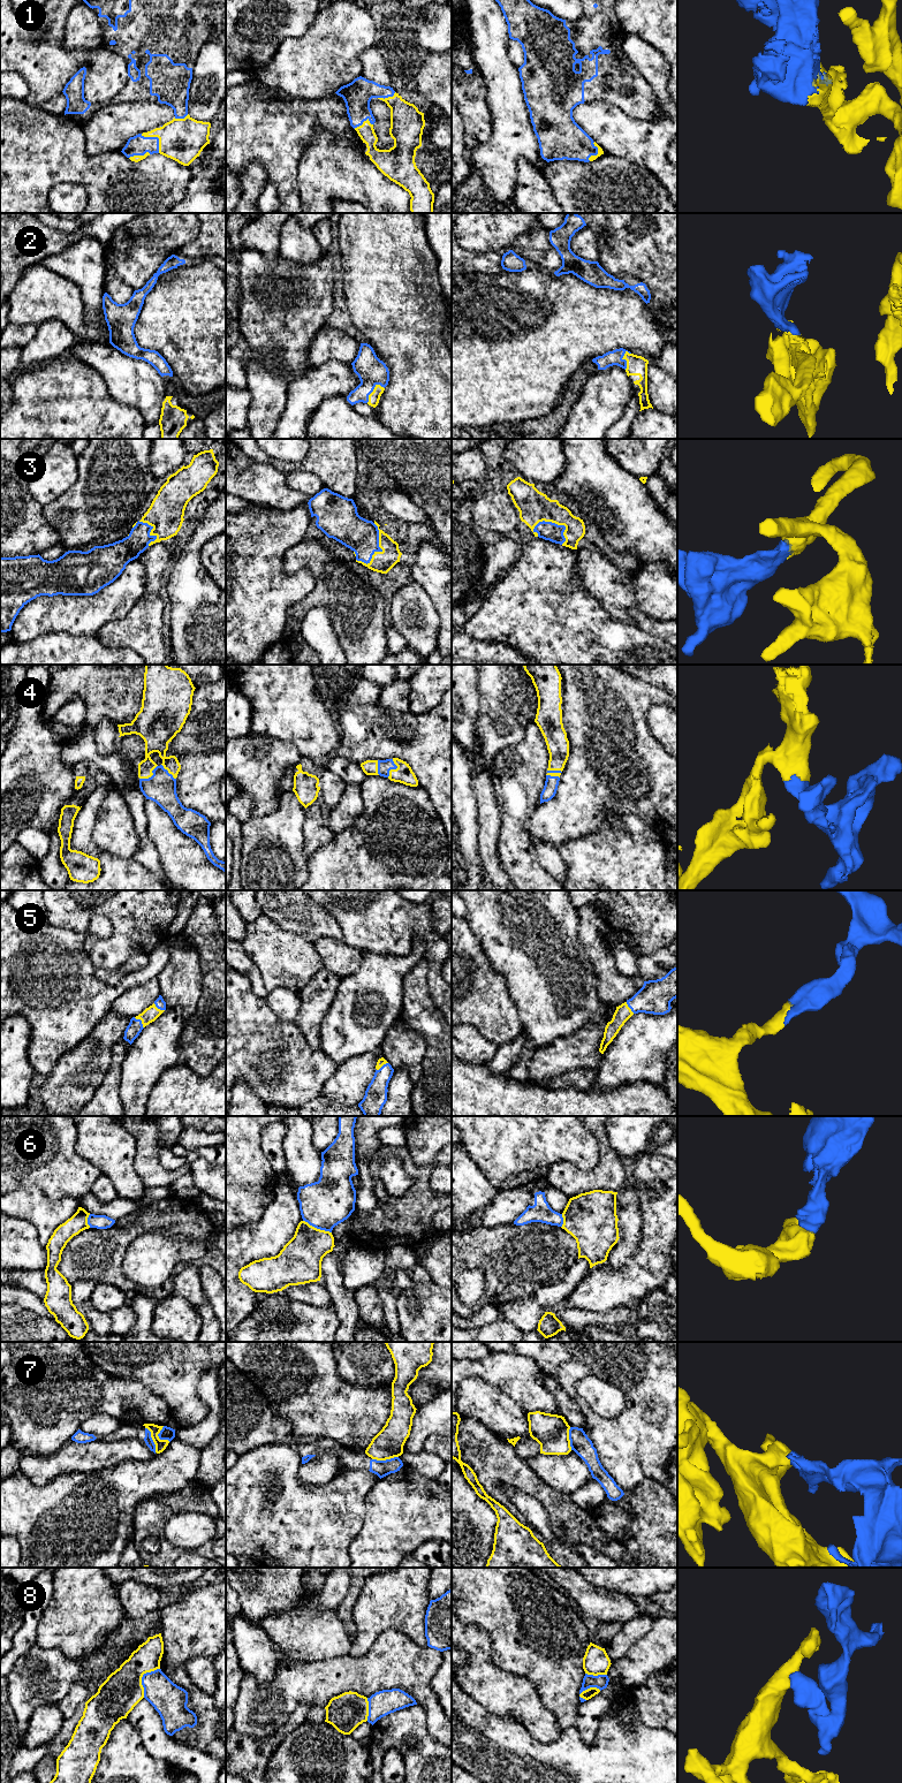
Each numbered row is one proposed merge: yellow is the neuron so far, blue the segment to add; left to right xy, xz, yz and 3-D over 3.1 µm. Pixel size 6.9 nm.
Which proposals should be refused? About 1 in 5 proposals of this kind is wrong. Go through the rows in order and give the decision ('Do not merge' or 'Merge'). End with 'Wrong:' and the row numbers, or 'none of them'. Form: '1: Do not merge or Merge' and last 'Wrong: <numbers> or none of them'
1: Merge
2: Merge
3: Merge
4: Merge
5: Merge
6: Do not merge
7: Do not merge
8: Do not merge
Wrong: 6, 7, 8

